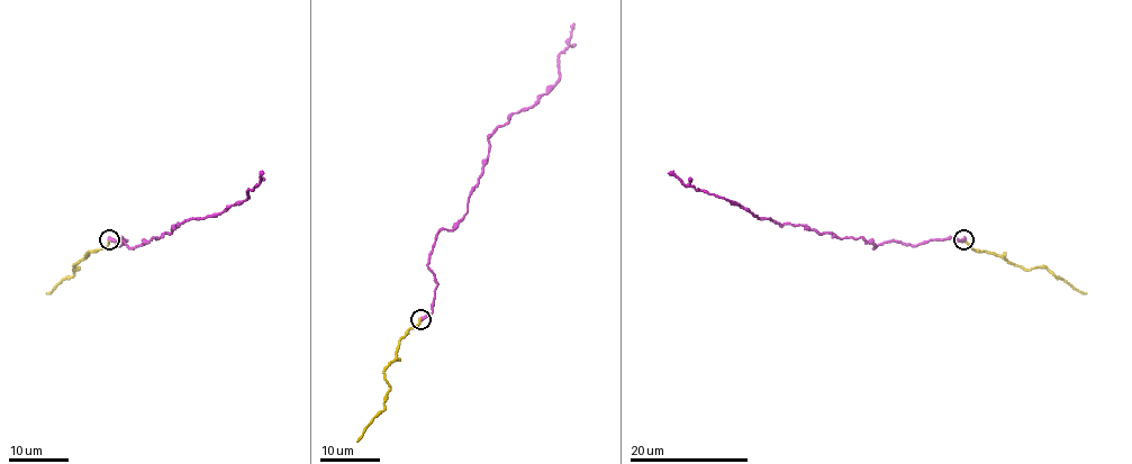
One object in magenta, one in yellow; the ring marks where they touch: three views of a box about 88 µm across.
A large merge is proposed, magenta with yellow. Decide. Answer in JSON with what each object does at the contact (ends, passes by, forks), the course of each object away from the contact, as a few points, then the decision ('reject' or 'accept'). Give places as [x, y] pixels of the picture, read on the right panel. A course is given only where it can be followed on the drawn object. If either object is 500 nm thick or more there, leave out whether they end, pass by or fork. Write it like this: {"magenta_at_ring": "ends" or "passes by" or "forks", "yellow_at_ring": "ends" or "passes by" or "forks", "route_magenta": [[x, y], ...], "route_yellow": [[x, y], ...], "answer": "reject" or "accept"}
{"magenta_at_ring": "ends", "yellow_at_ring": "ends", "route_magenta": [[963, 239], [913, 244], [890, 239], [876, 247], [861, 237], [838, 238], [803, 225], [757, 218], [668, 173]], "route_yellow": [[963, 239], [972, 248], [1001, 255], [1028, 270], [1044, 266], [1056, 276], [1086, 293]], "answer": "accept"}

